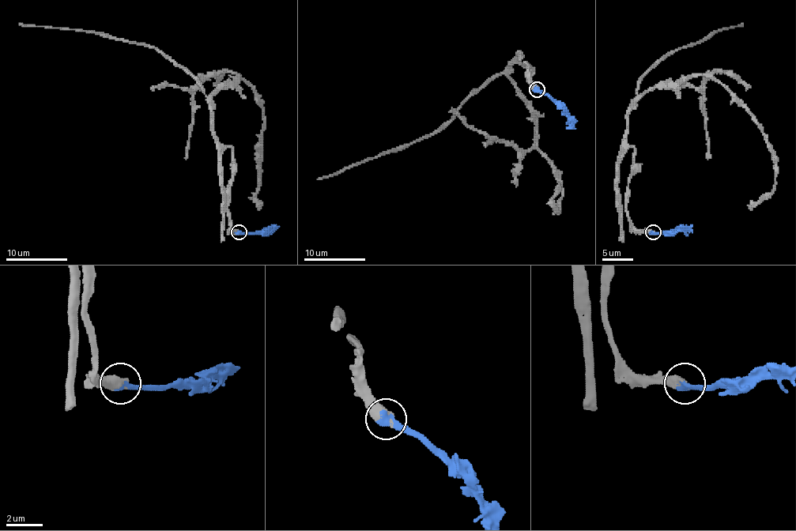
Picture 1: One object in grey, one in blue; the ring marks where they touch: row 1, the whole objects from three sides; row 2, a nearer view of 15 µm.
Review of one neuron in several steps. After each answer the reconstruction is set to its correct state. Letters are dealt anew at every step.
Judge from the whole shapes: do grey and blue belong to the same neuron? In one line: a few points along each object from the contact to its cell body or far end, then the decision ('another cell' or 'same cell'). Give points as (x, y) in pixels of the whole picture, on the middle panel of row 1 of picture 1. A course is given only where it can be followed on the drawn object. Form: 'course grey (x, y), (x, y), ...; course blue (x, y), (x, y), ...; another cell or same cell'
course grey (537, 88), (525, 62), (530, 70), (510, 65), (537, 148), (560, 182), (557, 211), (559, 183); course blue (537, 88), (545, 92), (563, 110), (575, 129); same cell

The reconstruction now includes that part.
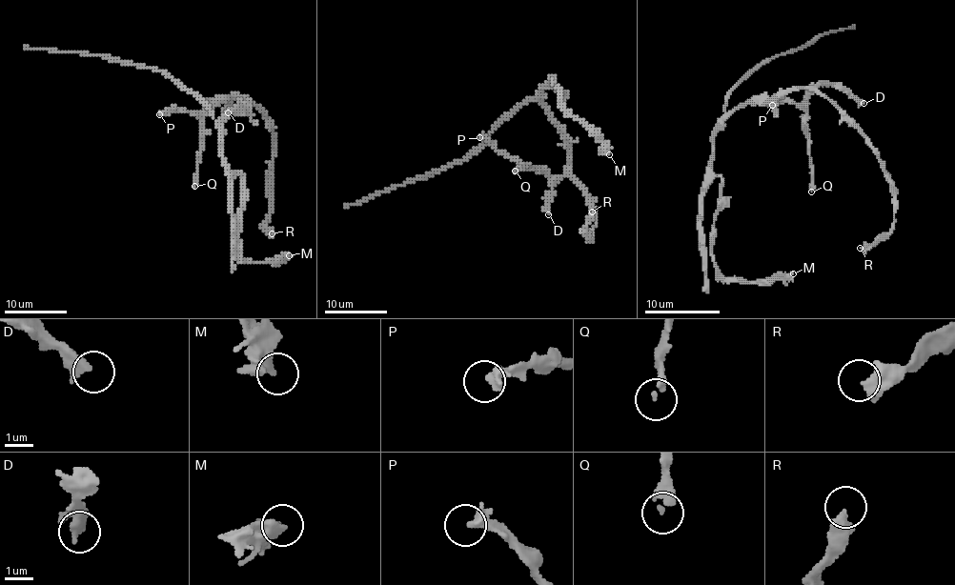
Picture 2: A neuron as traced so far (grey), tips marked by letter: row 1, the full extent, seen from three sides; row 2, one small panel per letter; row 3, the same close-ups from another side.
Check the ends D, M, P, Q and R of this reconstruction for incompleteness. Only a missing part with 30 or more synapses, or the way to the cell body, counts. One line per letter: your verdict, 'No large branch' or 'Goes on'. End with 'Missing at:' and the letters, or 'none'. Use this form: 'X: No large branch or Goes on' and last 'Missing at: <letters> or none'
D: No large branch
M: No large branch
P: No large branch
Q: No large branch
R: No large branch
Missing at: none

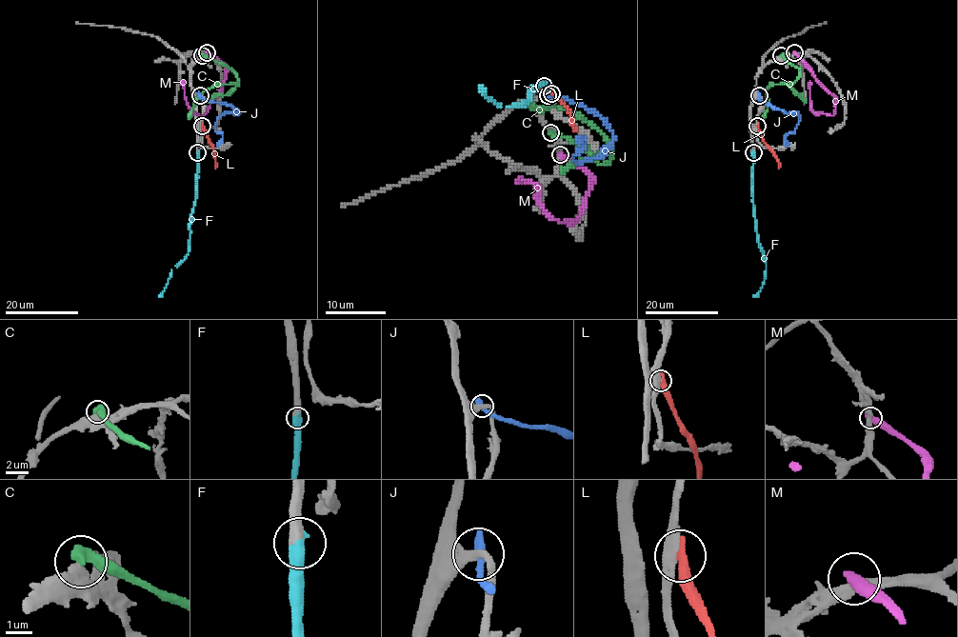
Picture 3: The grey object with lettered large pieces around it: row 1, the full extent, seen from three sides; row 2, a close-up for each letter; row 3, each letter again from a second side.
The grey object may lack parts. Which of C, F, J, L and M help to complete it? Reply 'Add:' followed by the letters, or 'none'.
Add: F

